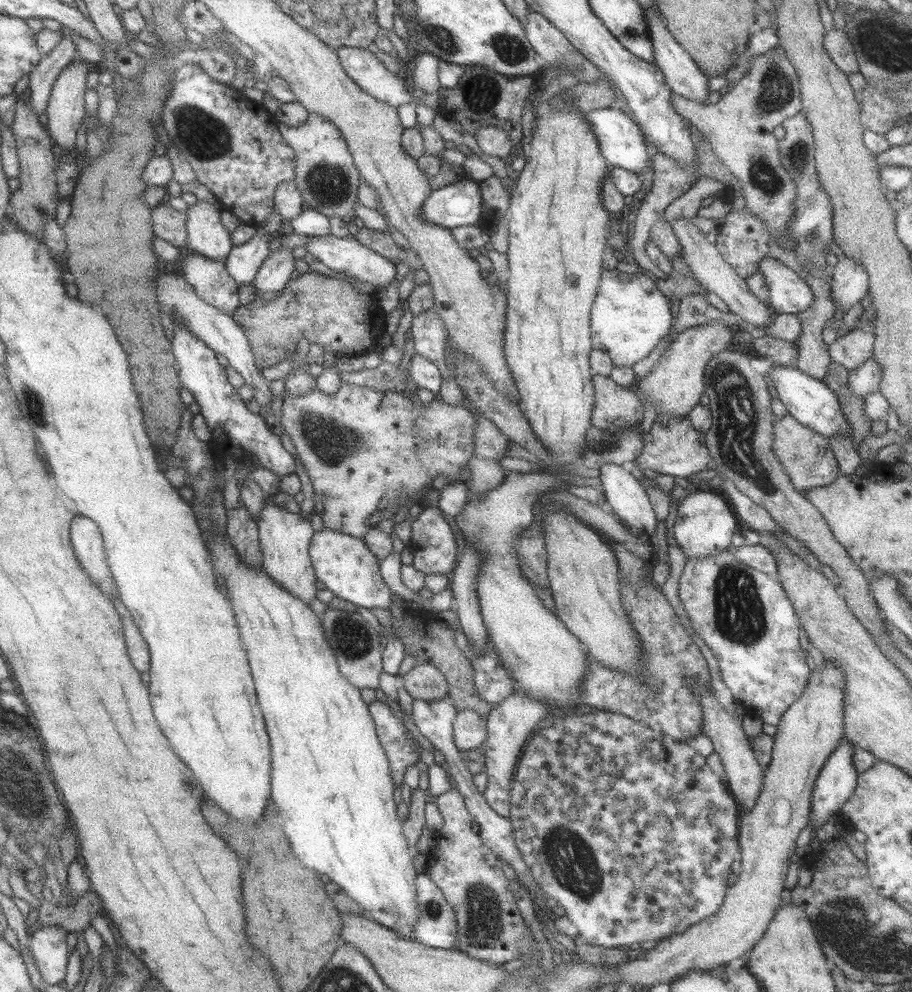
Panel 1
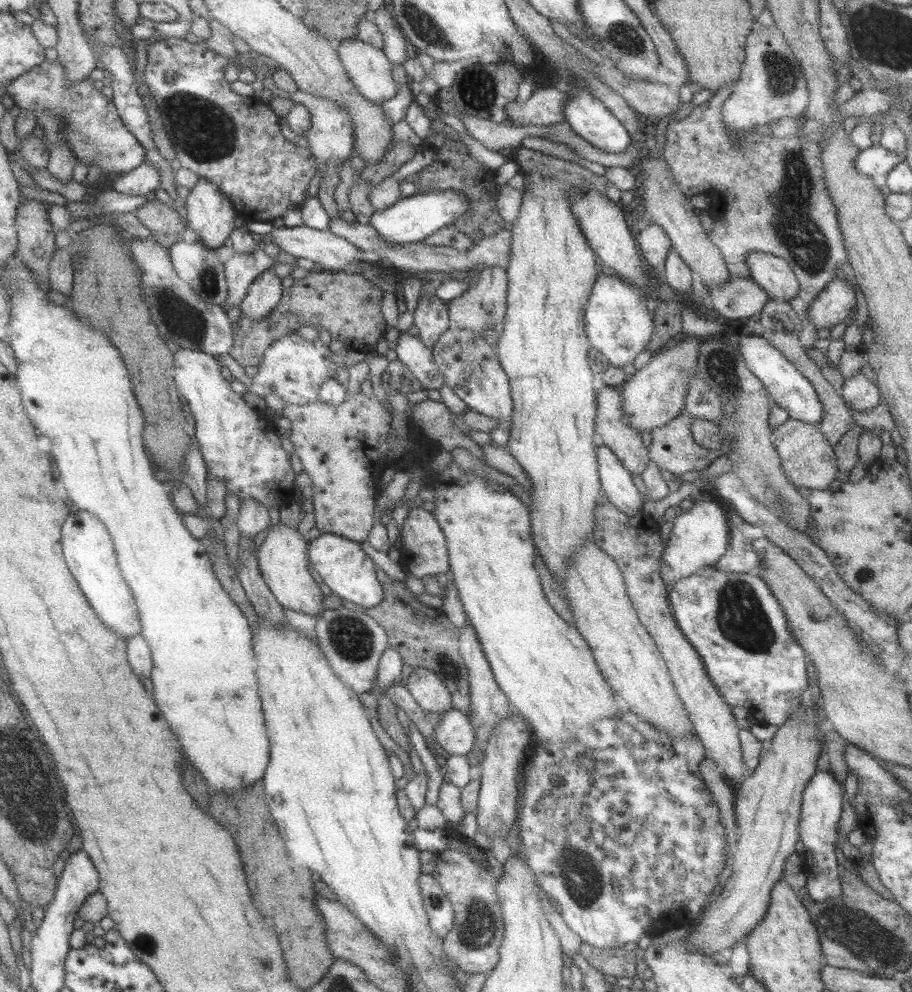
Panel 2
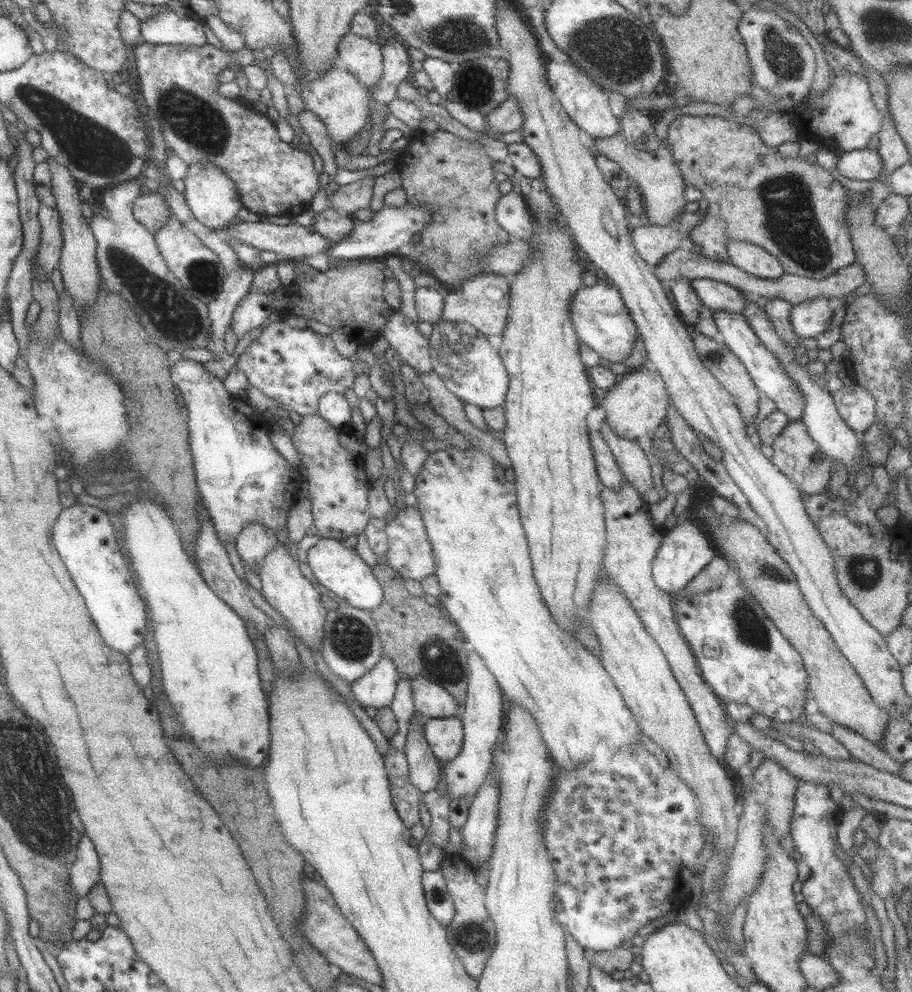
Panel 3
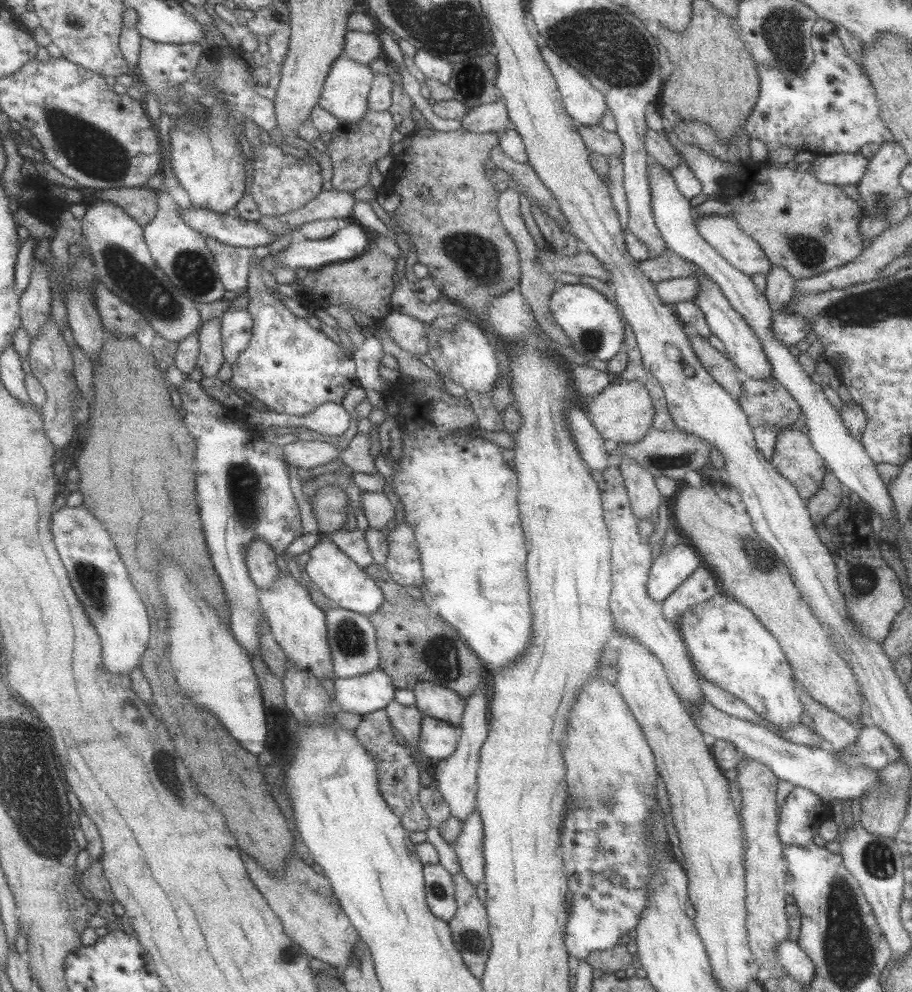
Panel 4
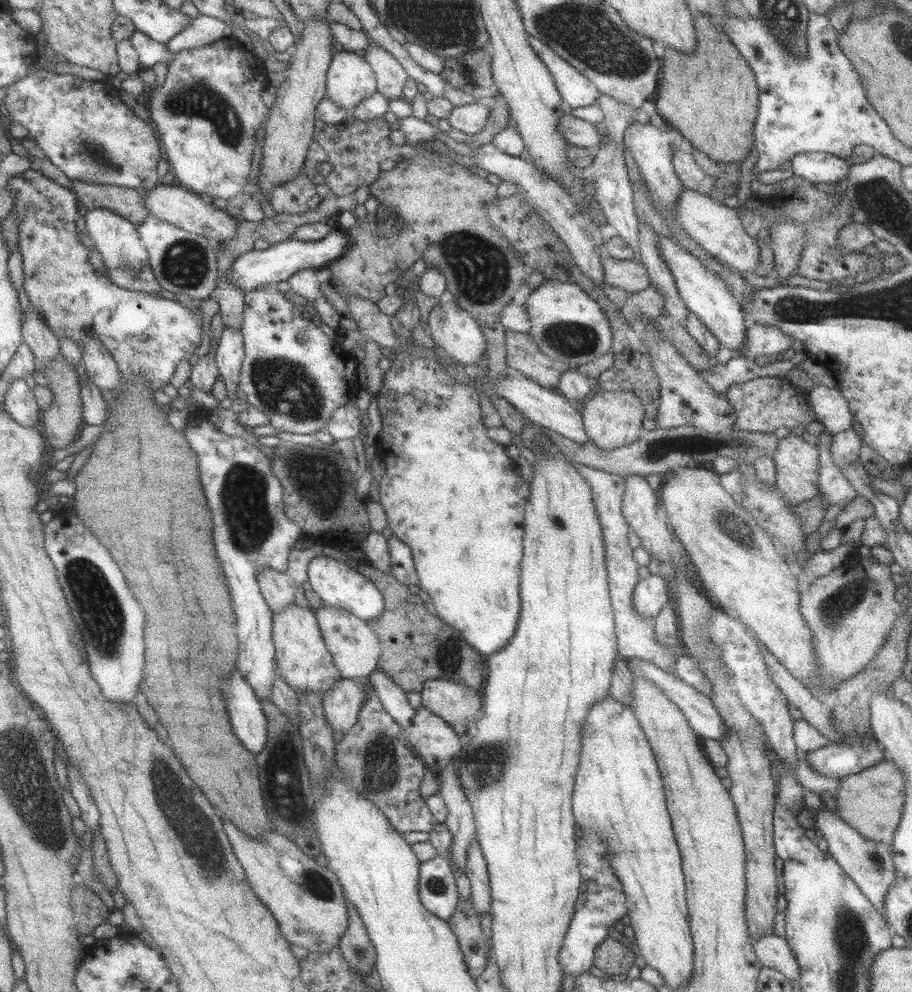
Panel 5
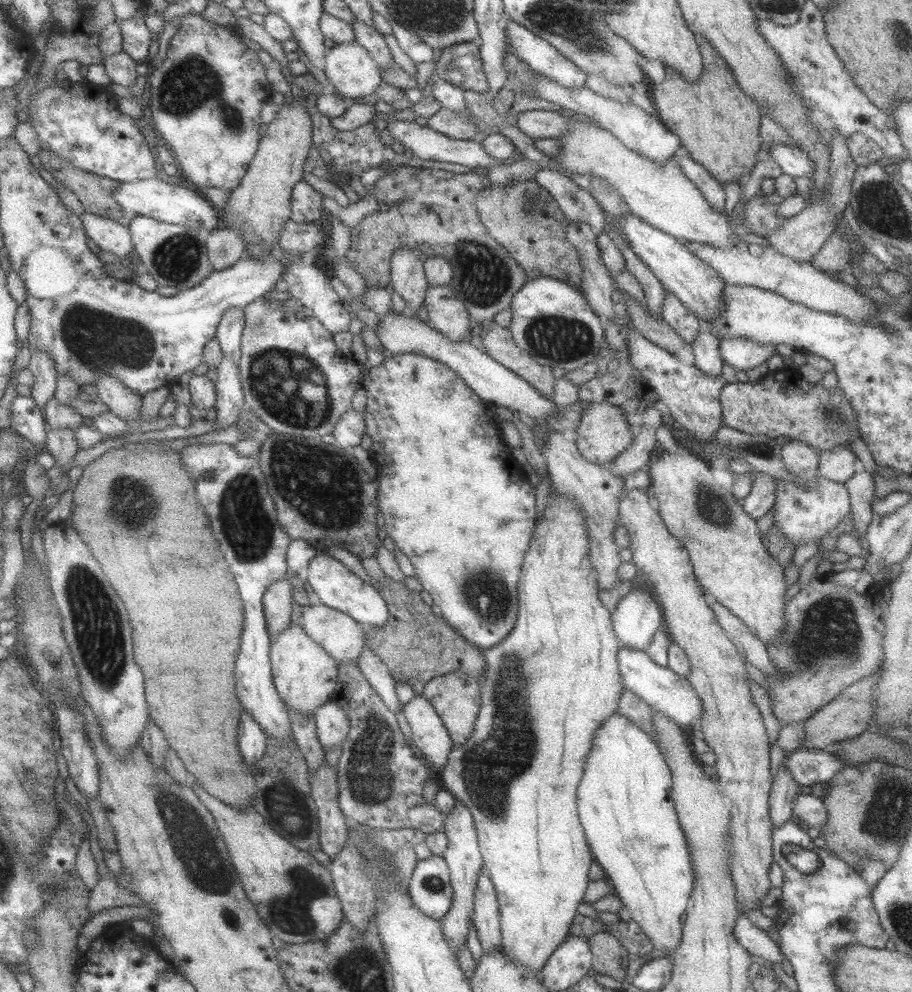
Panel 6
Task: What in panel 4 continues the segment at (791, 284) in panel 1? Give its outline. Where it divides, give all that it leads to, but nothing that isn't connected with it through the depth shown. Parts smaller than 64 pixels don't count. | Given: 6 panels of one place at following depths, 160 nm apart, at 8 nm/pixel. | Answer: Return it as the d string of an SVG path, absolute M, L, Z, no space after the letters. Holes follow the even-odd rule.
M700 215L693 219L699 236L731 266L751 277L772 267L769 259L755 242L728 215Z

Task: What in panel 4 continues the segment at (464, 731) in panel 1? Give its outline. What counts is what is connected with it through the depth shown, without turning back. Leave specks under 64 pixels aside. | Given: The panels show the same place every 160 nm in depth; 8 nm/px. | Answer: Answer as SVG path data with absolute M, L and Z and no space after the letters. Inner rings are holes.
M424 715L416 746L423 758L434 763L443 761L455 750L458 737L459 729L456 726Z

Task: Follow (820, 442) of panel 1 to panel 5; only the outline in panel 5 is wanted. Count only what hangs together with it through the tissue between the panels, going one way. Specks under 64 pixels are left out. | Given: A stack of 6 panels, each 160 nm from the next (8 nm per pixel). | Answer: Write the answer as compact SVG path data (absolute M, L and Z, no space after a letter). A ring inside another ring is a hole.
M791 431L786 437L778 440L775 452L772 454L775 471L776 489L789 506L805 502L818 494L817 479L820 465L817 445L804 441L800 432Z

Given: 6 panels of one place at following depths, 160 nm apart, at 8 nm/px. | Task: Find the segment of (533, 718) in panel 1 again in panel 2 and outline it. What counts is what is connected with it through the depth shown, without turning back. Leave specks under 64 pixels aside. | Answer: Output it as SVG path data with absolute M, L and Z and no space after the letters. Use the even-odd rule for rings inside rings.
M510 708L506 717L493 727L488 743L484 746L484 759L481 761L476 776L480 782L477 806L474 812L476 828L482 830L482 833L488 838L491 856L502 863L512 854L506 838L516 820L519 807L519 792L517 792L517 782L515 782L517 768L523 764L533 741L530 726L526 724L522 716Z

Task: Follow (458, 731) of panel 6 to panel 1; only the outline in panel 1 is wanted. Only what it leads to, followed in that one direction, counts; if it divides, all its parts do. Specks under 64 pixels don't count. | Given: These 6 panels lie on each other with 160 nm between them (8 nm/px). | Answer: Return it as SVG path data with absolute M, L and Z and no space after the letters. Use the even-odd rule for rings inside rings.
M415 664L402 676L402 682L413 699L441 700L448 694L444 676L433 665Z

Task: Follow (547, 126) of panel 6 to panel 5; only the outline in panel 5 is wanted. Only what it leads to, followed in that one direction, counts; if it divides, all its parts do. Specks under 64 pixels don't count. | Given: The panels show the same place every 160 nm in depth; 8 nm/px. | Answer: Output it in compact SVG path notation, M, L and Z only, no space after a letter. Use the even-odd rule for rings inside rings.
M570 114L559 116L556 129L569 144L594 149L601 146L600 137L595 130L594 124L574 118Z

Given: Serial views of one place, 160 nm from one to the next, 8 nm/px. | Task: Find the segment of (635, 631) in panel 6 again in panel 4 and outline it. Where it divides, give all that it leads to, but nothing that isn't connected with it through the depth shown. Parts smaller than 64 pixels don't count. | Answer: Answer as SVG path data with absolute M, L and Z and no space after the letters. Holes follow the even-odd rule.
M679 536L675 547L659 554L650 566L645 584L649 599L657 602L666 600L669 594L701 564L697 551L689 545L687 539Z

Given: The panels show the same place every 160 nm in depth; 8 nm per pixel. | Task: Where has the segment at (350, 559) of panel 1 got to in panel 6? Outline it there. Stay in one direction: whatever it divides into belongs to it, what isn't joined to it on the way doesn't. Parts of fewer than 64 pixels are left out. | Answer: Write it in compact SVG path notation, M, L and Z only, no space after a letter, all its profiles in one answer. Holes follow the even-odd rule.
M317 554L317 556L311 558L309 563L306 564L302 576L311 585L313 593L317 595L321 604L350 616L362 627L383 626L388 619L389 613L386 602L379 596L377 591L370 584L365 584L357 576L349 572L335 558Z

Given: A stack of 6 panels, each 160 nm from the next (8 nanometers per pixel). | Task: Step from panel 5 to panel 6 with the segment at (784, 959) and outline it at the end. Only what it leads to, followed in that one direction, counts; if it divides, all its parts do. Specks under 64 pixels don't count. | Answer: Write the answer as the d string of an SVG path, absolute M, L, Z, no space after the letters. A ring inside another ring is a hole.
M743 915L736 917L732 928L735 940L755 959L766 964L782 961L782 953L764 930L761 930Z

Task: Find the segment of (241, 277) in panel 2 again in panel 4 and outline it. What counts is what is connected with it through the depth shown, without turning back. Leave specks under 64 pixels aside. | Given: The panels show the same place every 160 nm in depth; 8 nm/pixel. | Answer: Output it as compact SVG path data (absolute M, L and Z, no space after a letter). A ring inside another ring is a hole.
M212 318L198 328L198 355L195 361L201 378L215 376L224 362L220 335L221 320Z

